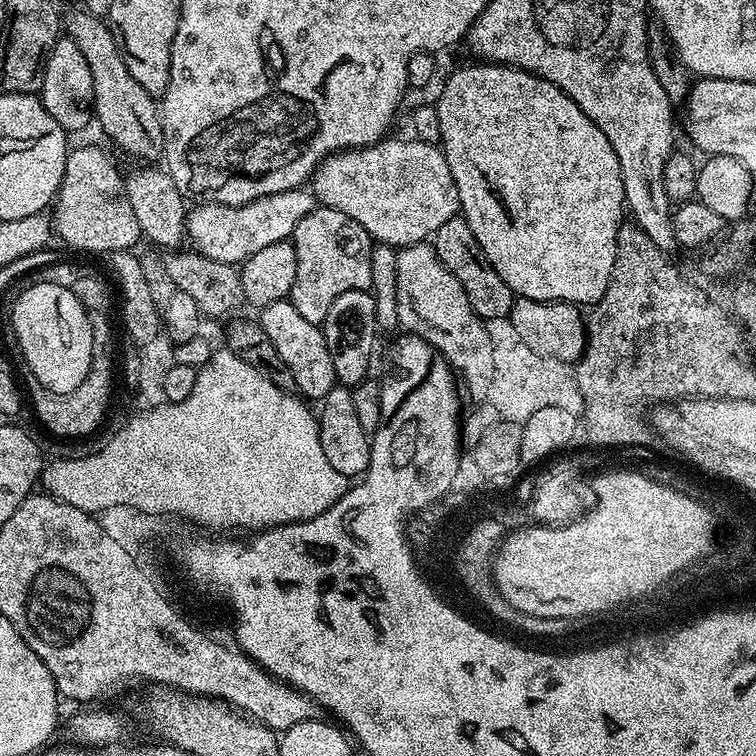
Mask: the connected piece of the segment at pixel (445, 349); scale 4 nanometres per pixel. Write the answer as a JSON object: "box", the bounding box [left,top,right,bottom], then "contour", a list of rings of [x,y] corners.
{"box":[396,243,494,398],"contour":[[[431,243],[409,244],[407,248],[396,253],[397,268],[397,318],[399,327],[405,333],[422,338],[431,348],[436,349],[443,359],[448,361],[448,367],[458,377],[459,383],[468,387],[468,392],[474,398],[484,398],[489,395],[494,378],[494,348],[491,346],[490,334],[487,333],[485,321],[470,306],[466,298],[466,290],[462,290],[462,282],[446,270],[446,266],[438,258],[435,247]]]}

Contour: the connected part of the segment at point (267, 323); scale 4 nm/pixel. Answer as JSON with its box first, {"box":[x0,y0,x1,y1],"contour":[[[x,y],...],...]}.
{"box":[258,299,337,402],"contour":[[[291,299],[265,304],[261,312],[264,313],[258,316],[260,328],[277,348],[282,362],[286,362],[287,368],[294,374],[299,395],[312,402],[323,400],[332,388],[337,387],[334,362],[330,362],[330,350],[326,346],[323,327],[306,322],[306,318],[294,310]]]}

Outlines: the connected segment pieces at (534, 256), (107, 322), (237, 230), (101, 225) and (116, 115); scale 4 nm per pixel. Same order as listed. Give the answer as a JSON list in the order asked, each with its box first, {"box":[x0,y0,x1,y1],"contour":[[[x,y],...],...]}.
[{"box":[434,63,626,306],"contour":[[[472,63],[476,64],[464,64],[461,68],[454,69],[449,74],[440,97],[434,100],[438,122],[441,123],[440,144],[443,147],[446,162],[450,166],[450,174],[454,174],[454,186],[458,186],[462,219],[470,226],[470,230],[474,230],[474,238],[482,254],[498,274],[498,278],[502,278],[502,282],[506,282],[506,286],[510,286],[510,290],[517,297],[563,301],[575,306],[596,305],[602,298],[602,294],[606,294],[606,286],[614,270],[616,239],[626,220],[622,174],[618,166],[618,154],[614,154],[614,146],[610,146],[606,134],[602,134],[602,130],[598,130],[598,126],[594,126],[594,122],[590,122],[590,118],[586,118],[586,114],[578,110],[576,103],[562,90],[558,90],[558,86],[546,82],[532,72],[512,68],[509,64]]]},{"box":[36,274,114,436],"contour":[[[81,274],[71,290],[78,302],[82,302],[92,327],[92,365],[78,390],[55,397],[52,403],[56,404],[38,405],[36,416],[56,436],[88,436],[103,422],[112,400],[112,320],[108,311],[114,308],[114,292],[98,277],[88,274]]]},{"box":[186,187,314,266],"contour":[[[299,187],[258,198],[237,208],[203,202],[197,203],[195,207],[186,216],[186,236],[190,244],[192,240],[191,247],[206,258],[214,258],[214,262],[239,266],[265,246],[289,239],[294,226],[298,226],[298,222],[302,222],[302,218],[312,212],[314,197],[311,191]]]},{"box":[54,144,141,252],"contour":[[[92,144],[73,147],[69,151],[66,170],[54,201],[55,208],[55,235],[80,252],[126,252],[135,249],[136,243],[141,243],[138,218],[134,218],[124,176],[116,169],[115,162]]]},{"box":[66,10,164,162],"contour":[[[87,10],[67,13],[66,36],[73,40],[86,54],[86,66],[90,66],[92,79],[92,107],[94,120],[100,128],[125,152],[133,156],[136,162],[156,162],[161,159],[164,150],[164,135],[160,125],[160,113],[157,101],[126,70],[120,48],[111,28],[101,17],[92,16]]]}]

